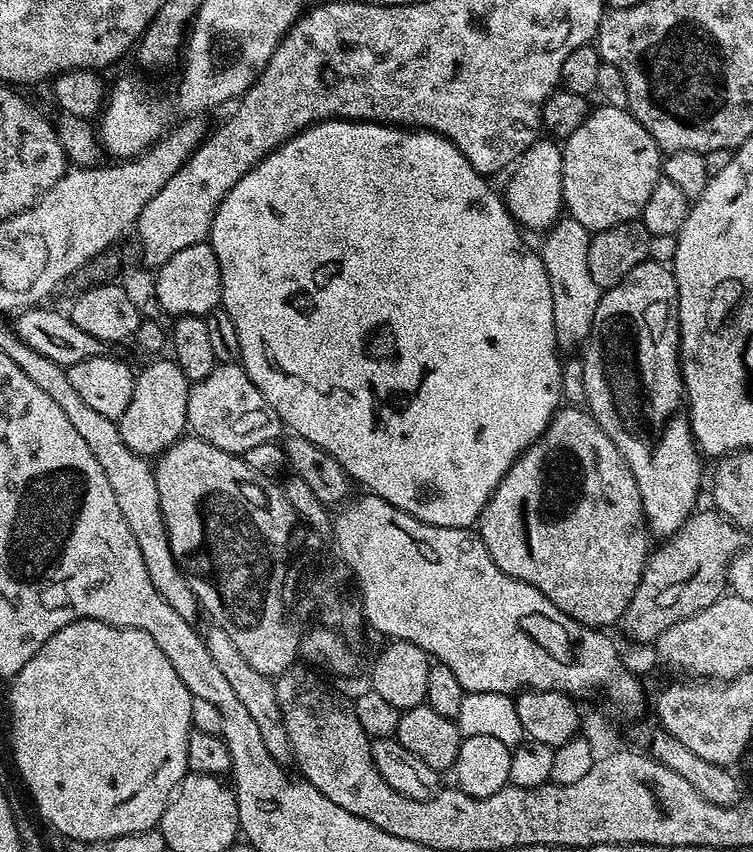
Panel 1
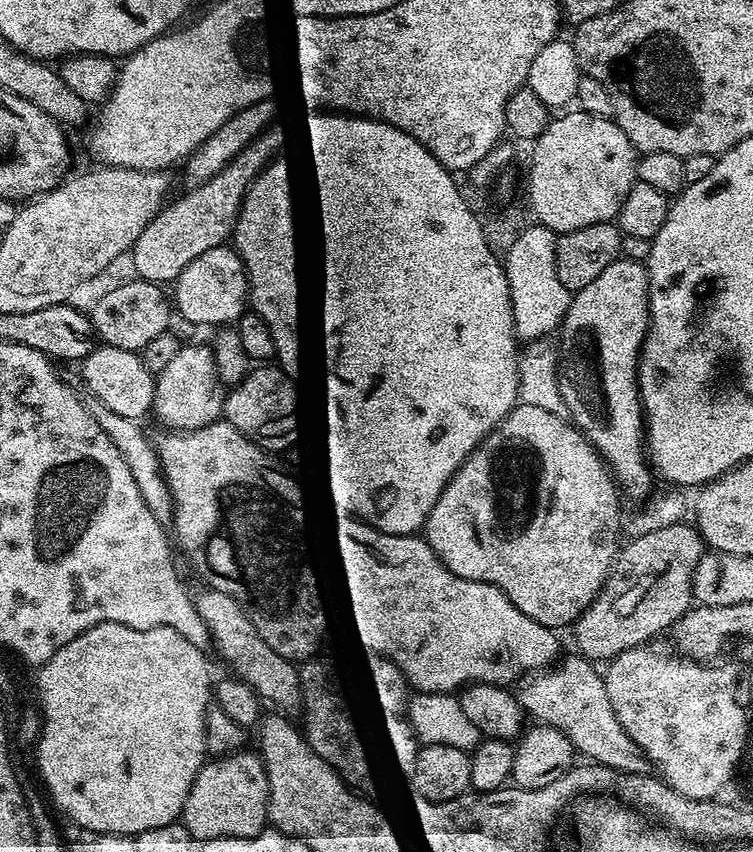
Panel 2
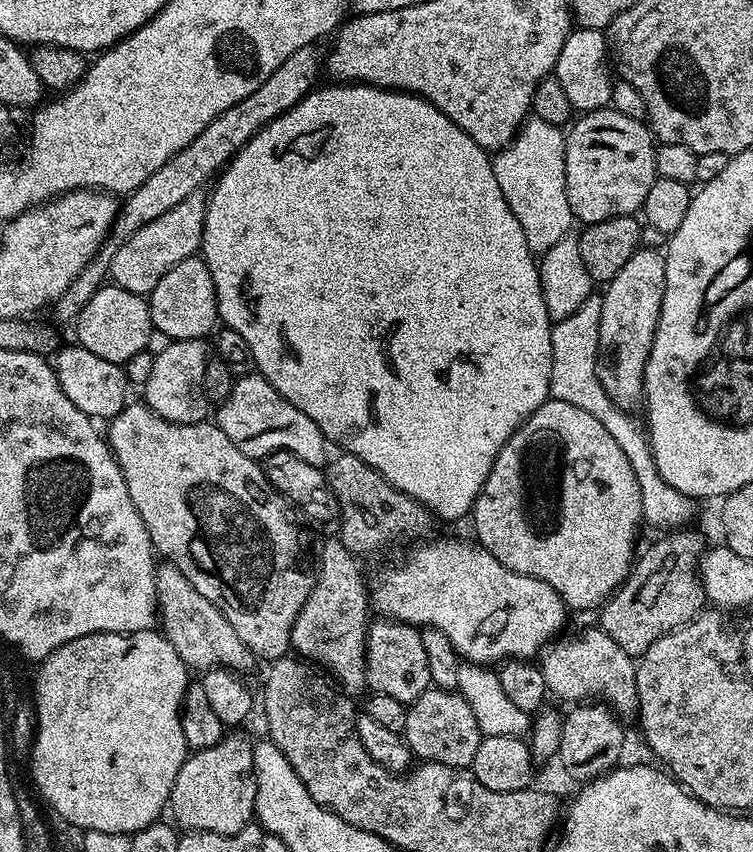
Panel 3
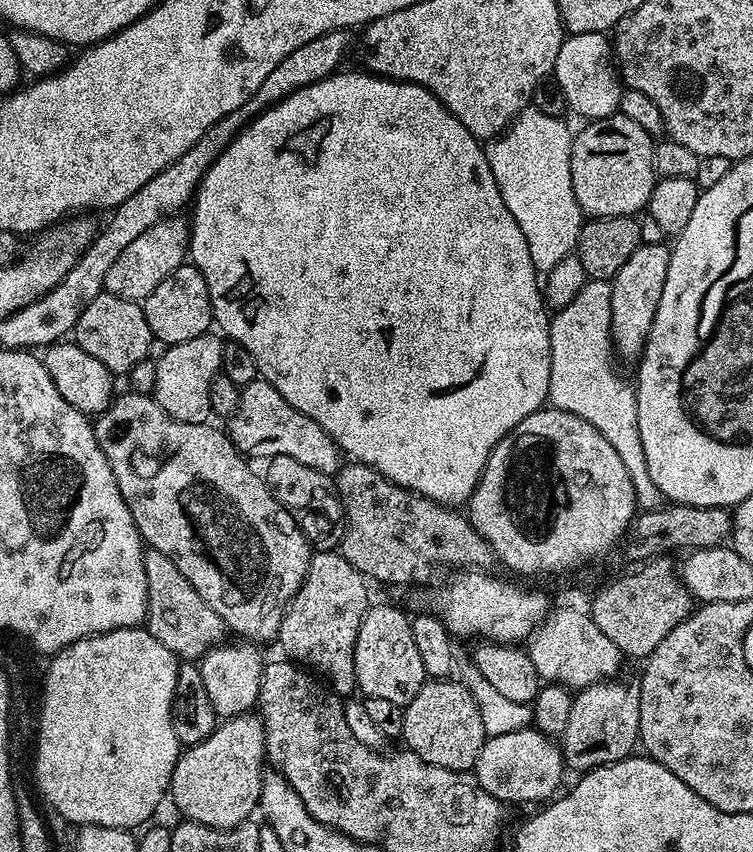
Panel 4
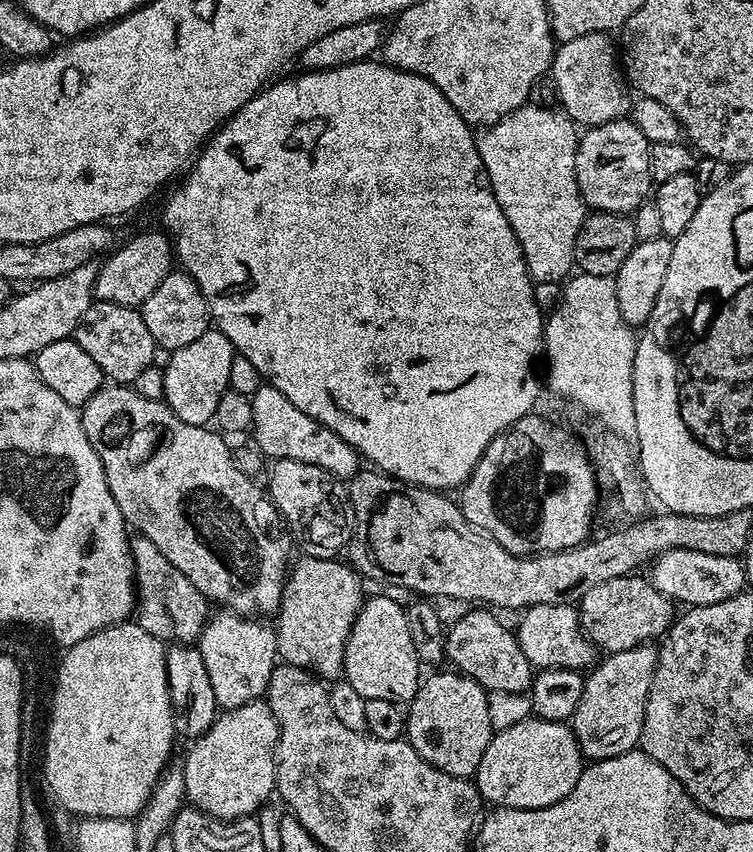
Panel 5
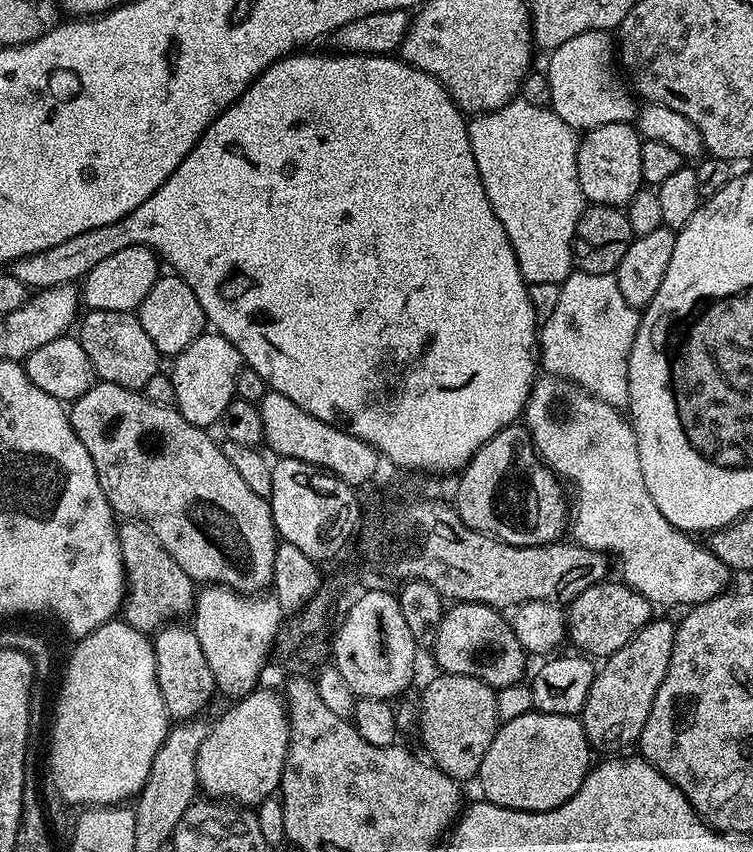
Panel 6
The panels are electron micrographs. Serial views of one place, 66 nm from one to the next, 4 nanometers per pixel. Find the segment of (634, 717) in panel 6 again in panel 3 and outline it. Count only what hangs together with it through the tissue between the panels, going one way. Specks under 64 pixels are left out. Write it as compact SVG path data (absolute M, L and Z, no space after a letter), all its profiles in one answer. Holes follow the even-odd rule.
M584 702L573 708L576 709L564 716L558 764L564 767L564 772L570 779L588 782L605 772L611 772L621 763L624 728L620 724L623 723L611 708L600 702Z

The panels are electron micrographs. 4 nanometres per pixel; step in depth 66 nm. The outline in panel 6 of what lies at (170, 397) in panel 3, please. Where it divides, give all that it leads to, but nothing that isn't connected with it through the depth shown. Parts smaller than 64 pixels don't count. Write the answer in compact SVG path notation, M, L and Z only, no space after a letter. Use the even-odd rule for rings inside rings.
M215 330L201 332L186 350L182 350L171 361L172 396L177 412L195 428L211 429L220 416L230 406L236 396L236 379L242 367L240 352L235 346Z

